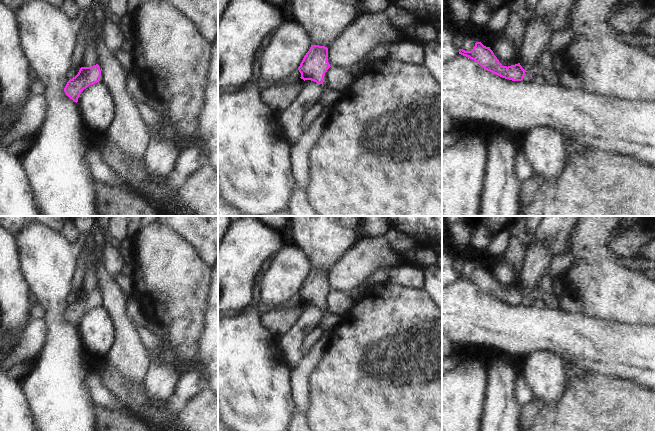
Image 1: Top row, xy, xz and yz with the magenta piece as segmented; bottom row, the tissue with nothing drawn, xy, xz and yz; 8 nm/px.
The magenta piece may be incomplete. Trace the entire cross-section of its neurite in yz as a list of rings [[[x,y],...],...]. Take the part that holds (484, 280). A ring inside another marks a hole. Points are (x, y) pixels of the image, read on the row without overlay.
[[[476,266],[471,275],[459,273],[459,278],[469,281],[485,294],[505,303],[531,307],[534,301],[541,300],[547,309],[560,309],[559,298],[554,293],[543,291],[540,288],[535,289],[531,295],[525,295],[520,287],[508,291],[503,290],[490,271],[484,270],[481,266]]]

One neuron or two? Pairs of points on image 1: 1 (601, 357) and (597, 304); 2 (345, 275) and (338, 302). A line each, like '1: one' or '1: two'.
1: two
2: two

